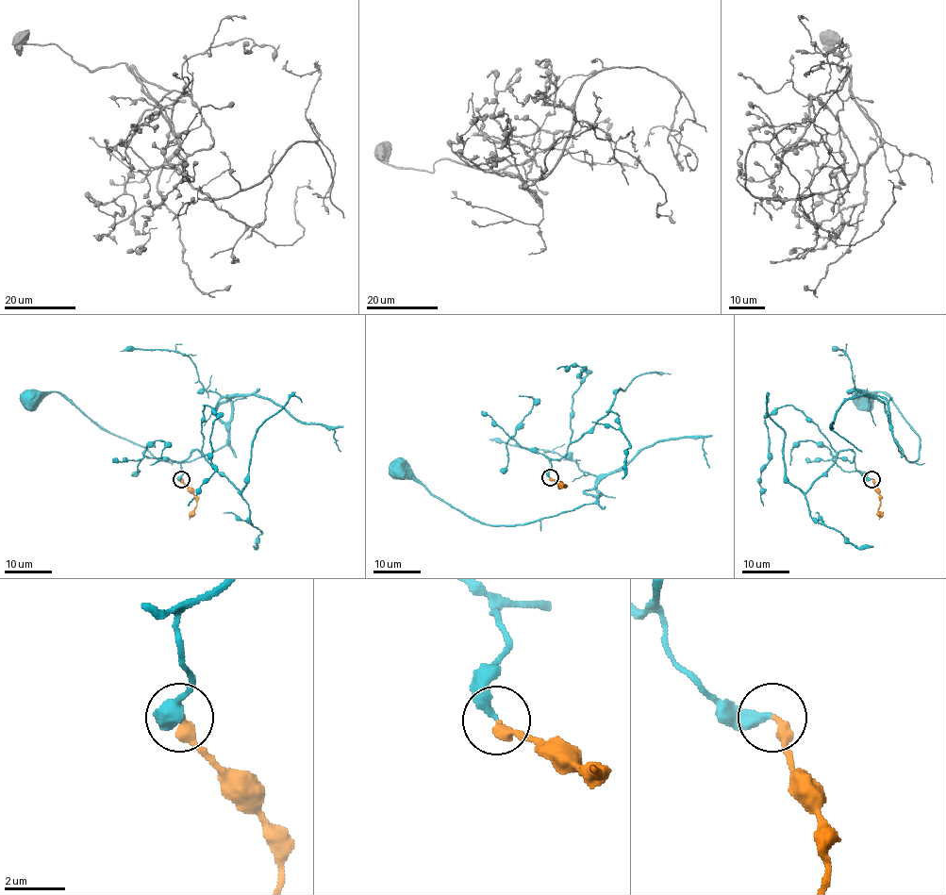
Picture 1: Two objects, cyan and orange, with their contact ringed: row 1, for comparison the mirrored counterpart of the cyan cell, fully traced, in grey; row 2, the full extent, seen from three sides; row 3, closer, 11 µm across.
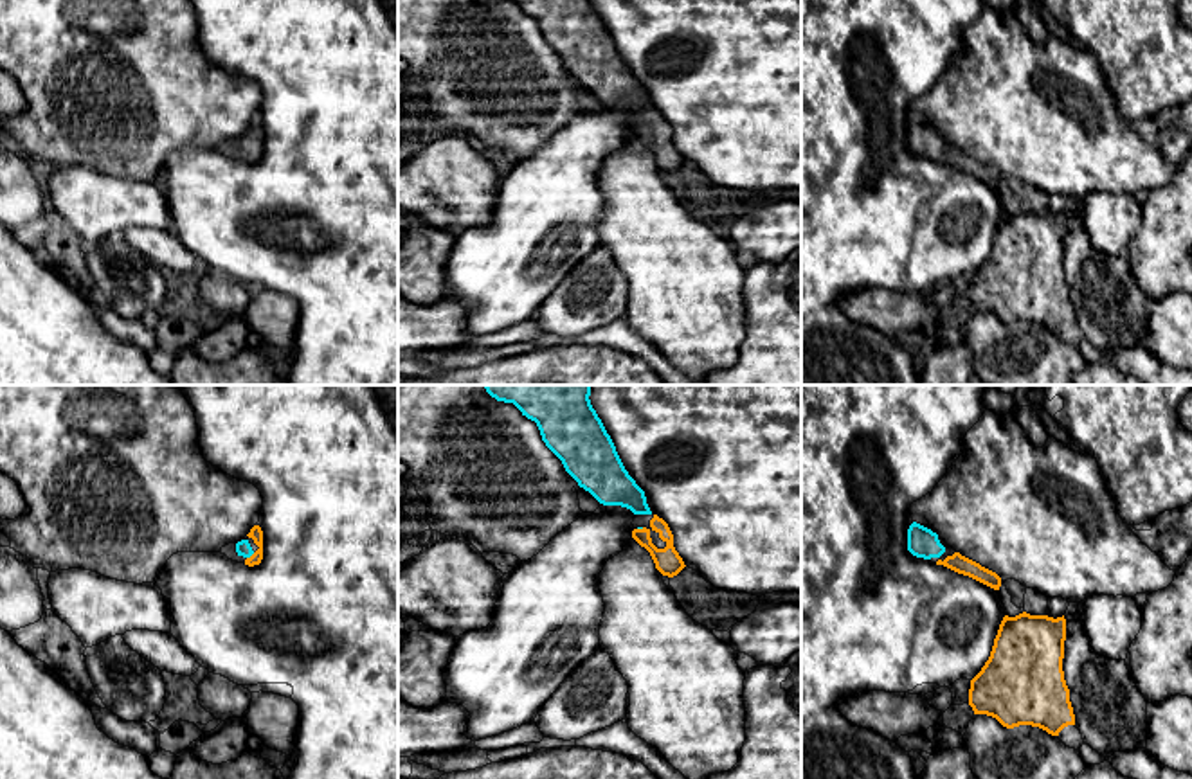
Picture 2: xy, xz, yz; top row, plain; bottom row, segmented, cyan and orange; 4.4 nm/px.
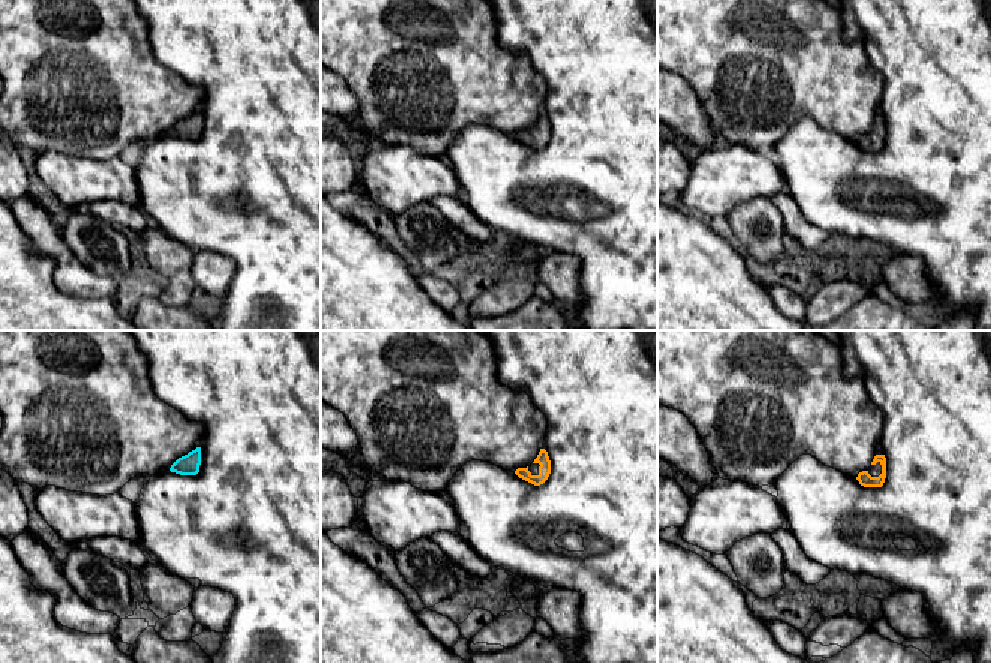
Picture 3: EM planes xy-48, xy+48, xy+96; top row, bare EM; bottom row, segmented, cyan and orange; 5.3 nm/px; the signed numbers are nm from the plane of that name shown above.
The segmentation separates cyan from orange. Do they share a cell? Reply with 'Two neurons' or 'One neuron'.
One neuron

